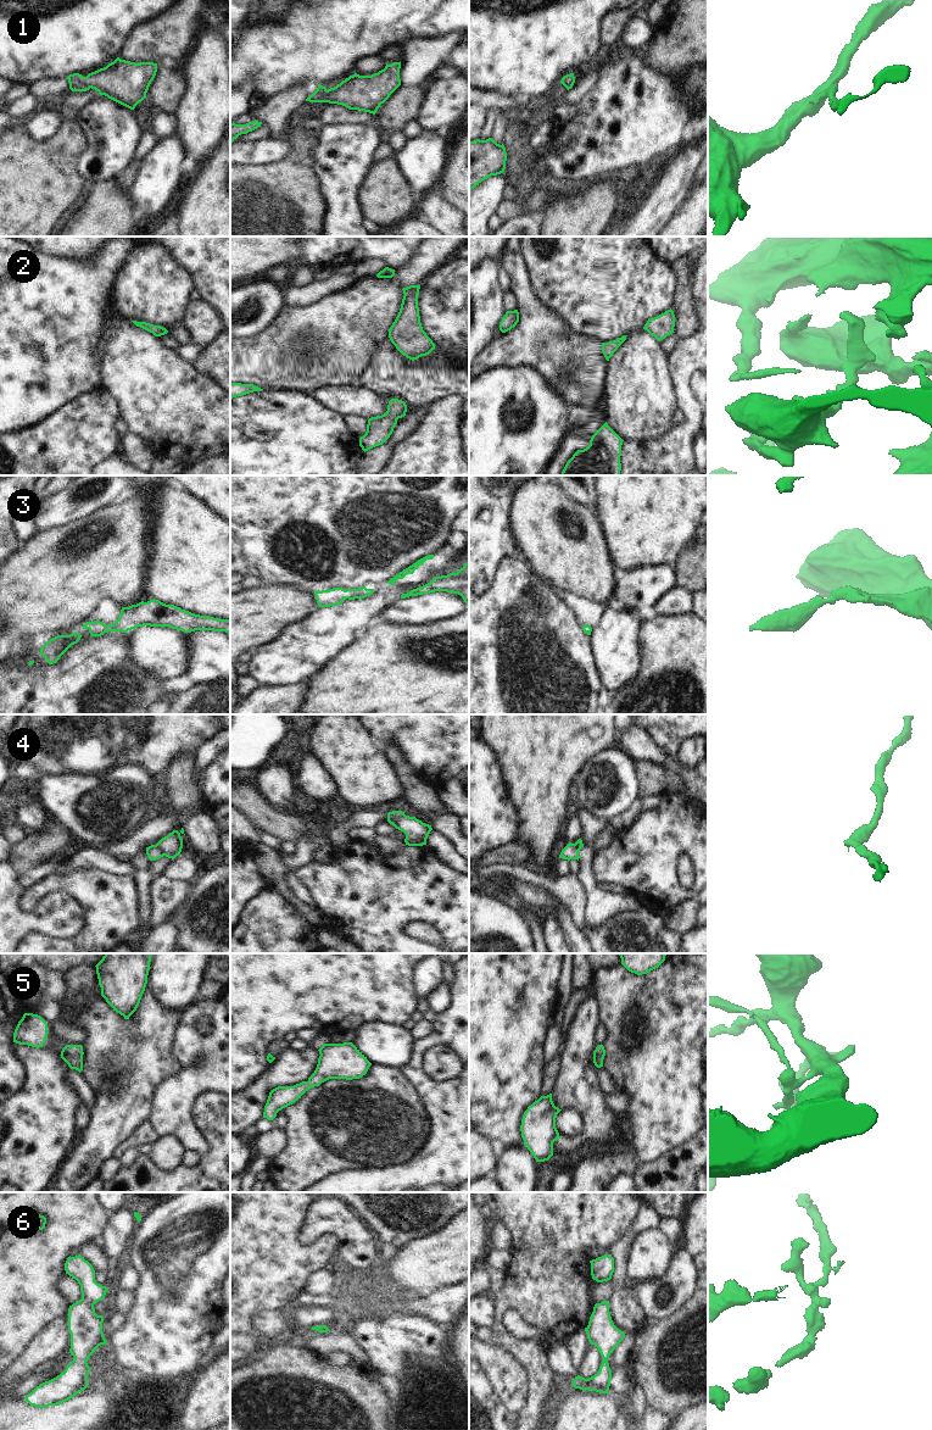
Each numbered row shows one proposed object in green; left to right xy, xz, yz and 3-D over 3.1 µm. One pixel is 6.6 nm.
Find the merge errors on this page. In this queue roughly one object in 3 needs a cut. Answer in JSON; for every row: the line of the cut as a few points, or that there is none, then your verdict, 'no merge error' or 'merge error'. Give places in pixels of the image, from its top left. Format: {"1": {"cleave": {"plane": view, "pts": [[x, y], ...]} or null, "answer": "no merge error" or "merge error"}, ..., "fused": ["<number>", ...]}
{"1": {"cleave": null, "answer": "no merge error"}, "2": {"cleave": null, "answer": "no merge error"}, "3": {"cleave": null, "answer": "no merge error"}, "4": {"cleave": {"plane": "xz", "pts": [[405, 814], [397, 821], [395, 827]]}, "answer": "merge error"}, "5": {"cleave": null, "answer": "no merge error"}, "6": {"cleave": null, "answer": "no merge error"}, "fused": ["4"]}

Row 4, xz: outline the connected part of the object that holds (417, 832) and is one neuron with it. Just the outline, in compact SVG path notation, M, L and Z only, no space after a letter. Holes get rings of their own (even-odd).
M403 816L398 819L396 823L396 829L406 834L404 842L408 846L426 845L426 839L432 830L431 825L409 816Z

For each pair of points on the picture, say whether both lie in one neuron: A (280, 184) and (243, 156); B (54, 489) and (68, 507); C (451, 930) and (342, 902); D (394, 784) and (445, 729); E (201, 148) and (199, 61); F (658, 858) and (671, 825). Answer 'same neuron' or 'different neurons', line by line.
A: different neurons
B: different neurons
C: same neuron
D: different neurons
E: same neuron
F: same neuron

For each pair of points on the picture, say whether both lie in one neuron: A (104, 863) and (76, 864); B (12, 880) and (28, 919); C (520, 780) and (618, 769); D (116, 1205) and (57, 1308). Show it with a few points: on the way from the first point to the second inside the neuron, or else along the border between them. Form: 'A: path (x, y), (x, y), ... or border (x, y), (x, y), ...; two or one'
A: path (96, 862), (83, 862); one
B: path (12, 890), (12, 905), (18, 911); one
C: border (597, 754), (581, 767), (571, 783); two
D: border (104, 1205), (112, 1212); two

